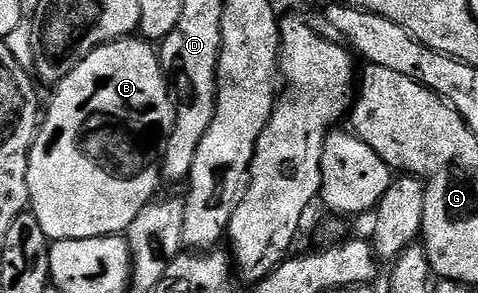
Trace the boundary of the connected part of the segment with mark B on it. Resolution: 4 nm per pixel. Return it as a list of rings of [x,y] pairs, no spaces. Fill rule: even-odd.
[[[139,36],[106,42],[81,59],[54,90],[55,99],[42,115],[27,157],[29,212],[51,242],[122,235],[137,220],[137,212],[156,197],[161,147],[175,123],[177,106],[156,47]]]

